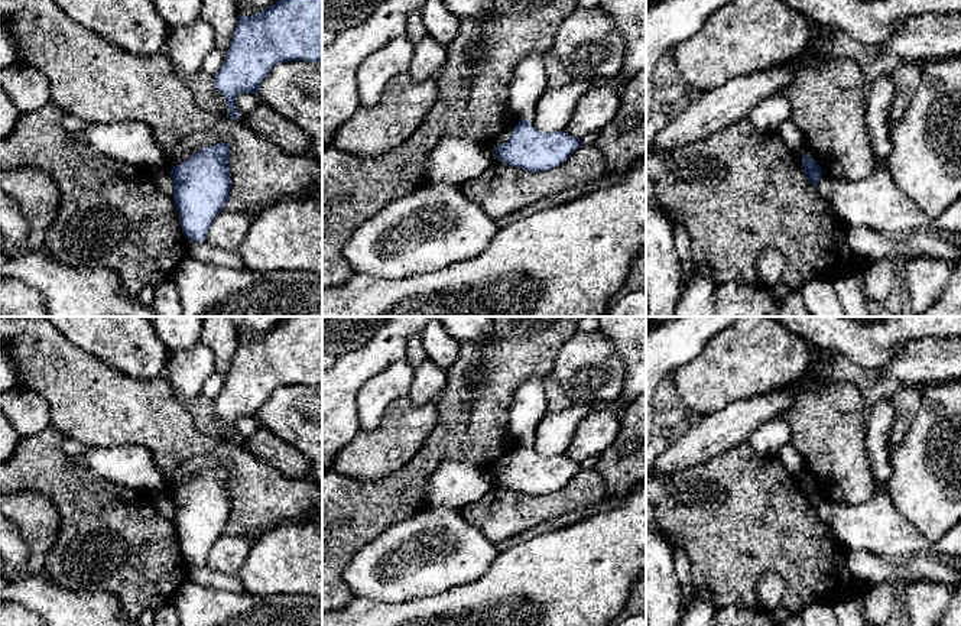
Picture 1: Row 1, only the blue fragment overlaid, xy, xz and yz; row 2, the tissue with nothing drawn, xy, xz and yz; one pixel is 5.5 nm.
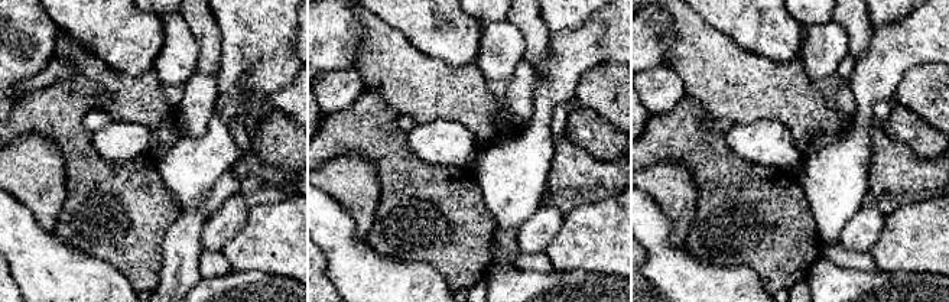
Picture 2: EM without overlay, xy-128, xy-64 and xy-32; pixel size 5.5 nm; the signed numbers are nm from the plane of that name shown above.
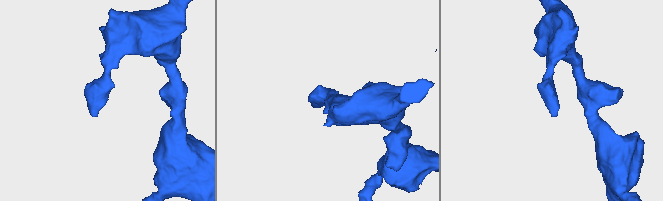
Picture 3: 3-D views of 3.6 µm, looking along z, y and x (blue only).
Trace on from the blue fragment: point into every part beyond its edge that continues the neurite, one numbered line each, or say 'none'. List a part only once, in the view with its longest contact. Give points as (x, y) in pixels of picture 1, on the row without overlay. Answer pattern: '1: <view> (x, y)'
none

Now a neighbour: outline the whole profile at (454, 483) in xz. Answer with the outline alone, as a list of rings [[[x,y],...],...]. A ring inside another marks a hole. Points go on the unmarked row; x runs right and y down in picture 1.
[[[445,461],[431,477],[421,509],[461,509],[478,500],[494,483],[494,471],[464,461]]]

